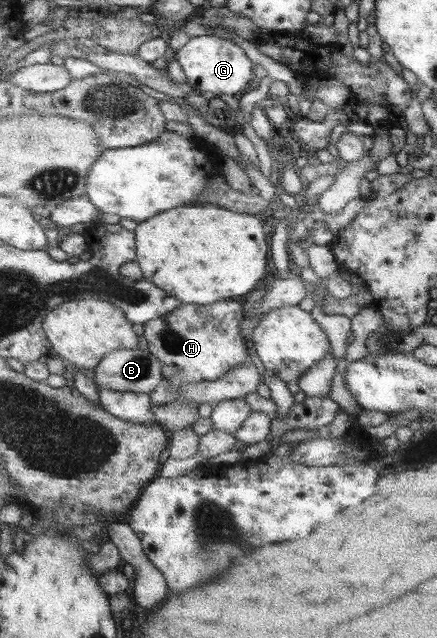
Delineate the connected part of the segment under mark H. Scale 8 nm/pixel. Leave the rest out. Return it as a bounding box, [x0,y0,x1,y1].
[145,299,250,387]

